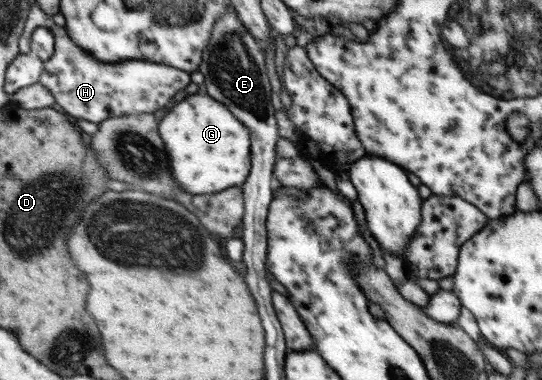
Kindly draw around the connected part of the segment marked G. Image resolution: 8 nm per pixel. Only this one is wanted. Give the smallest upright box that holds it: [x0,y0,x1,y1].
[160,93,252,195]

